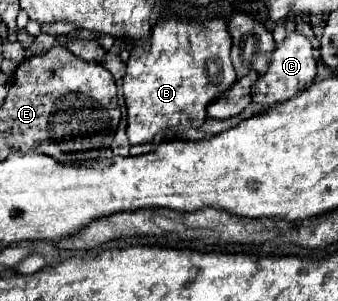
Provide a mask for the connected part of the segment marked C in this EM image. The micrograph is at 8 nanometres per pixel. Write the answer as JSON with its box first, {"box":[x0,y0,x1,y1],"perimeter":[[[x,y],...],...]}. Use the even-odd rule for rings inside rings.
{"box":[251,33,315,105],"perimeter":[[[289,33],[283,39],[283,43],[275,47],[269,61],[269,69],[253,83],[251,95],[253,95],[253,101],[259,105],[277,105],[295,97],[299,91],[311,85],[313,79],[315,79],[315,59],[313,59],[311,41],[301,33]]]}

